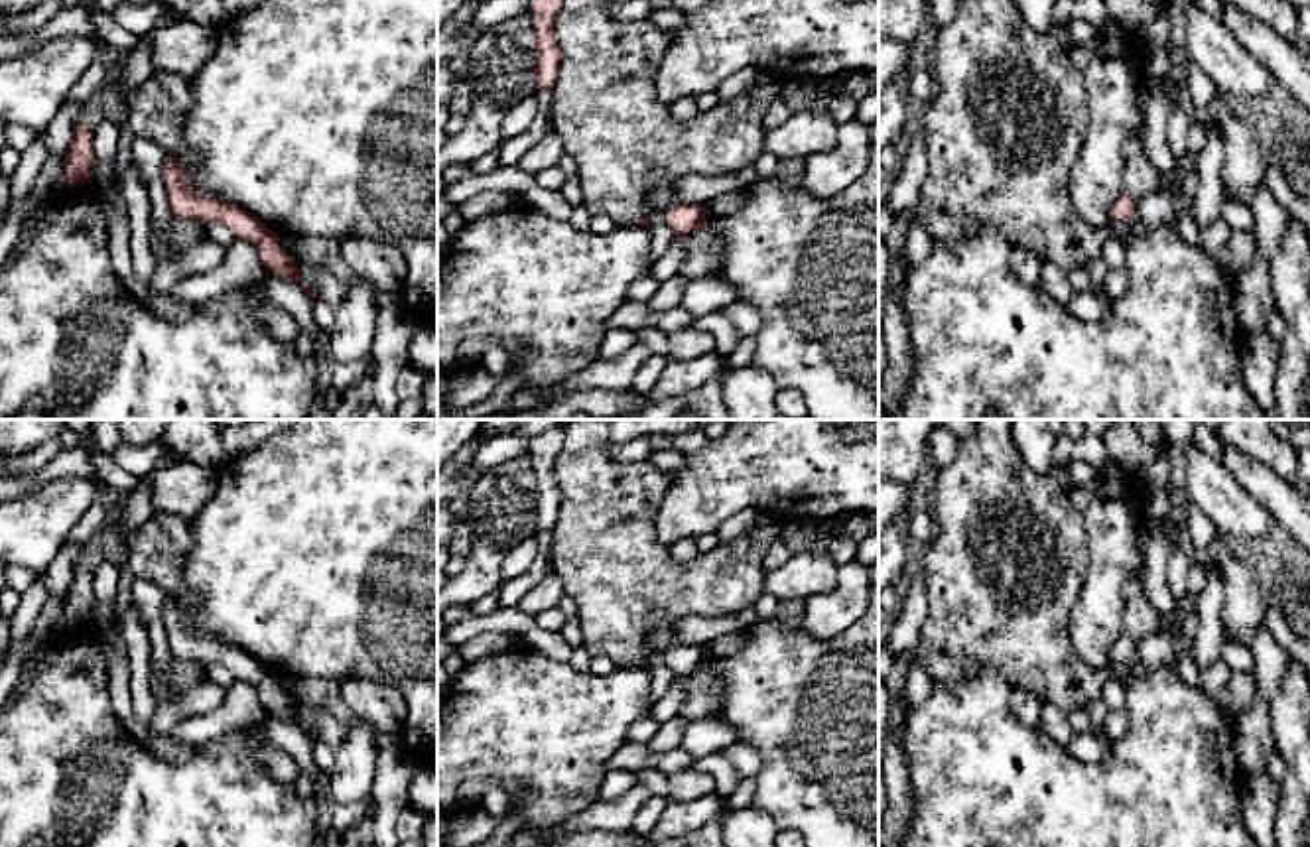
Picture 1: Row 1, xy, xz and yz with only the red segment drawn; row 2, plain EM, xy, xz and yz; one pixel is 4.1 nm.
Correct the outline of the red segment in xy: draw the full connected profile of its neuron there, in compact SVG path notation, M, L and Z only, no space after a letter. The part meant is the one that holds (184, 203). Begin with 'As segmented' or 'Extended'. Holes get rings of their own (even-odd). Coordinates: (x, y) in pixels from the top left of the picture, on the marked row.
As segmented. M171 154L164 163L164 183L167 191L169 211L173 217L193 219L199 223L225 223L236 238L252 242L268 274L297 282L305 293L315 299L315 290L297 278L297 262L280 246L280 236L260 223L244 207L197 195L191 191L181 162Z

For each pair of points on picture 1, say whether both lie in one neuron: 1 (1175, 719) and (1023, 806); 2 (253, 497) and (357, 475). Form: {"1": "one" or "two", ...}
{"1": "one", "2": "one"}

